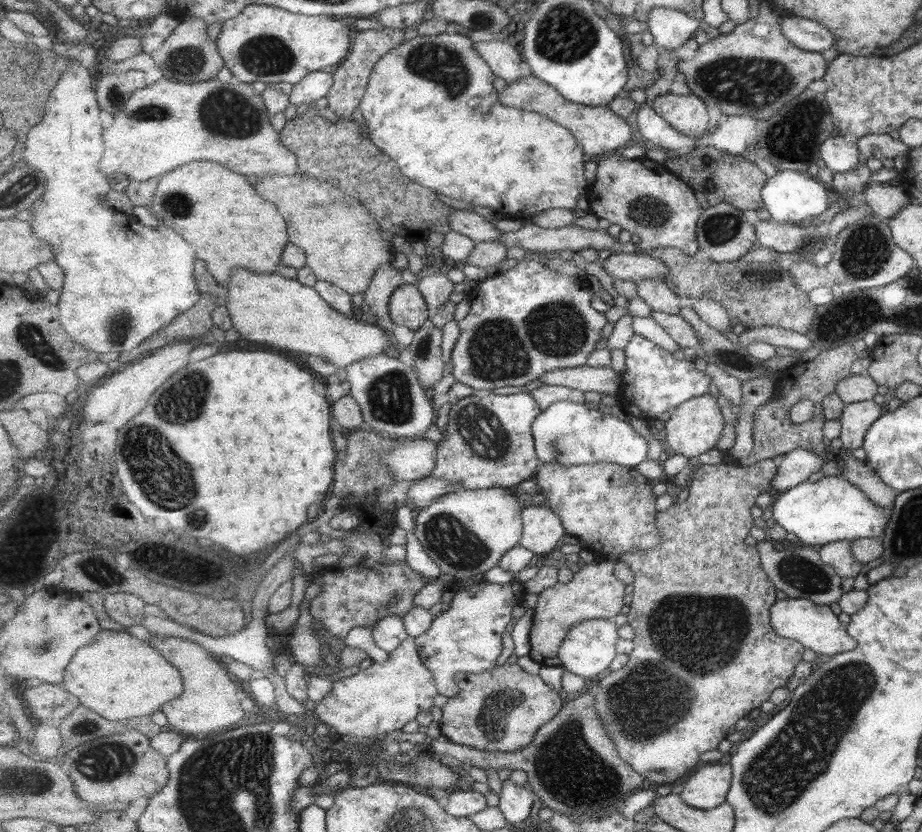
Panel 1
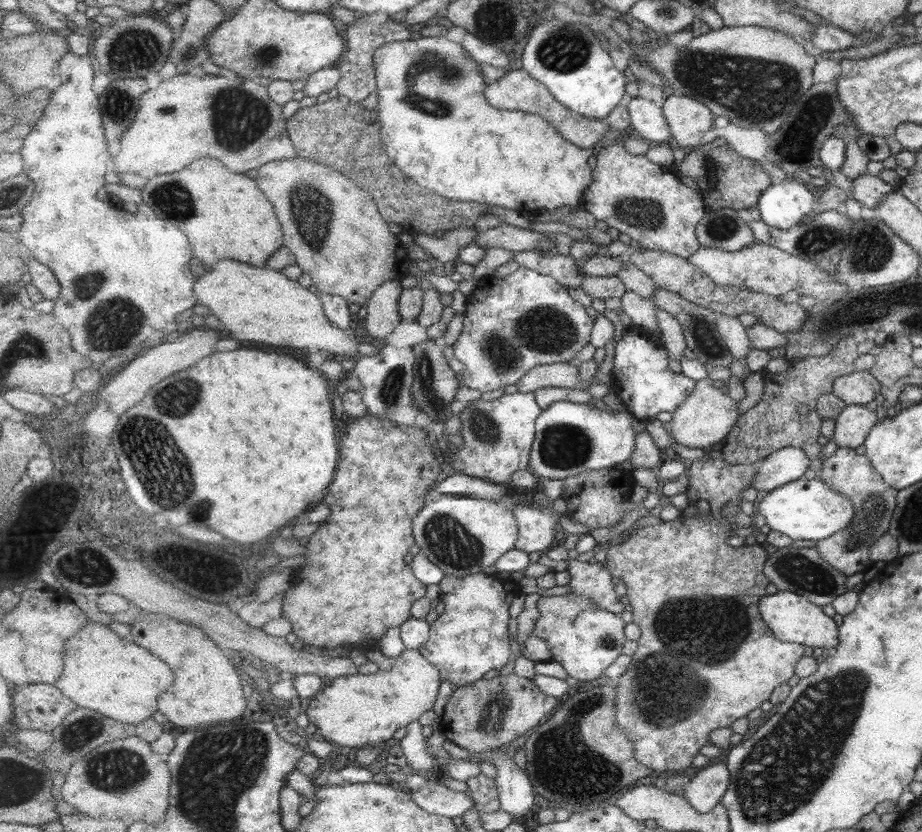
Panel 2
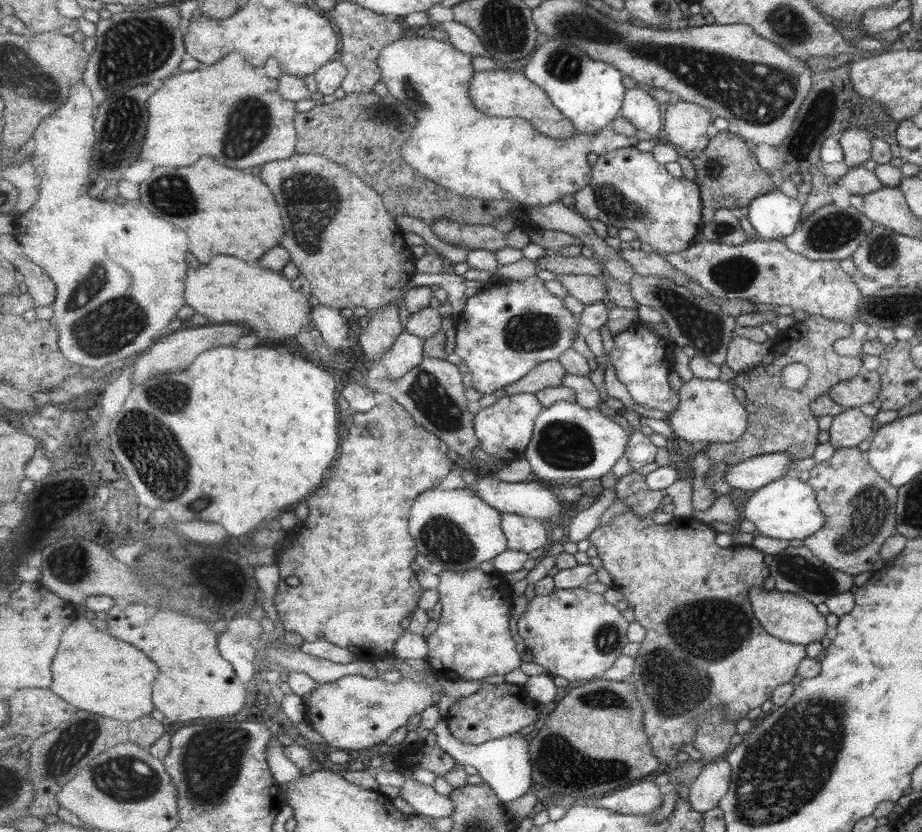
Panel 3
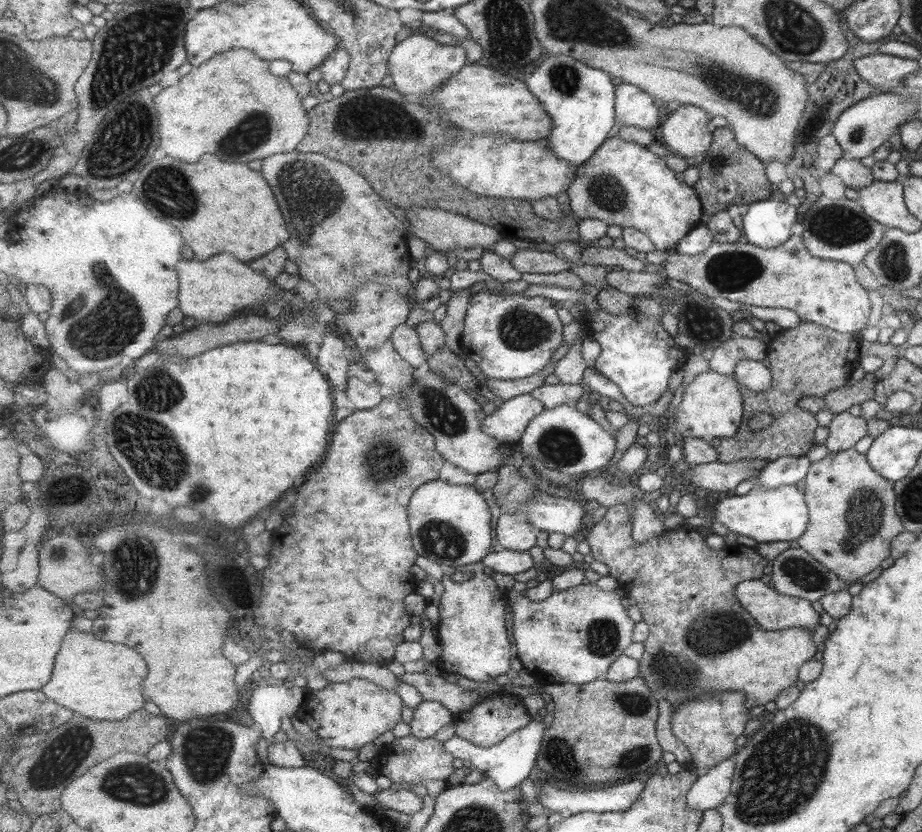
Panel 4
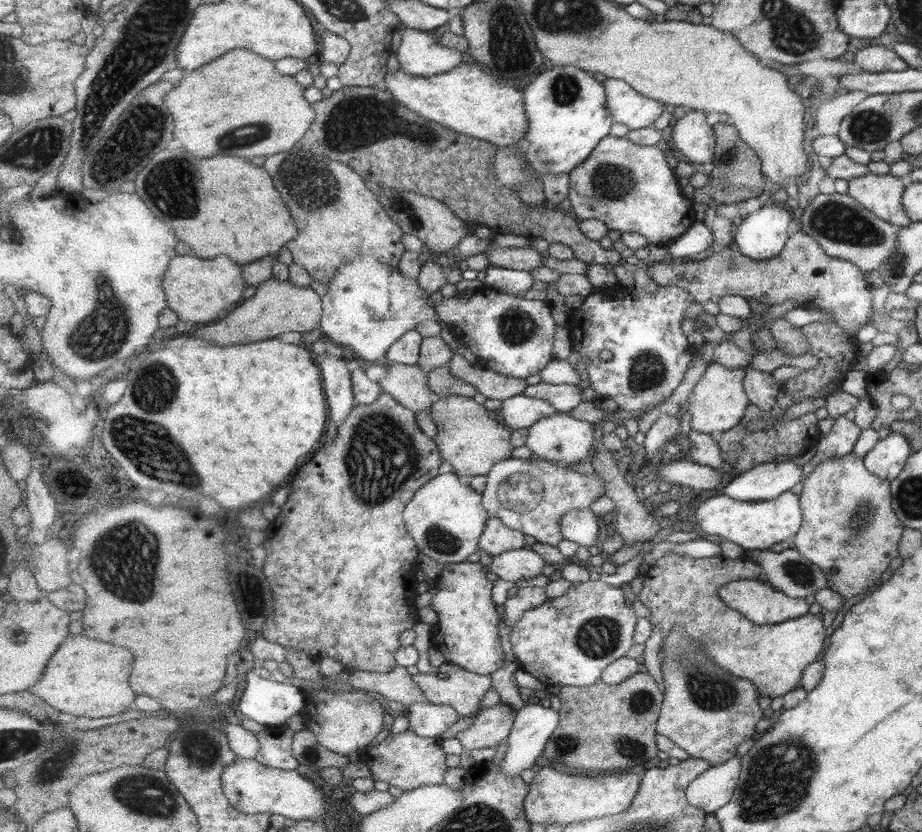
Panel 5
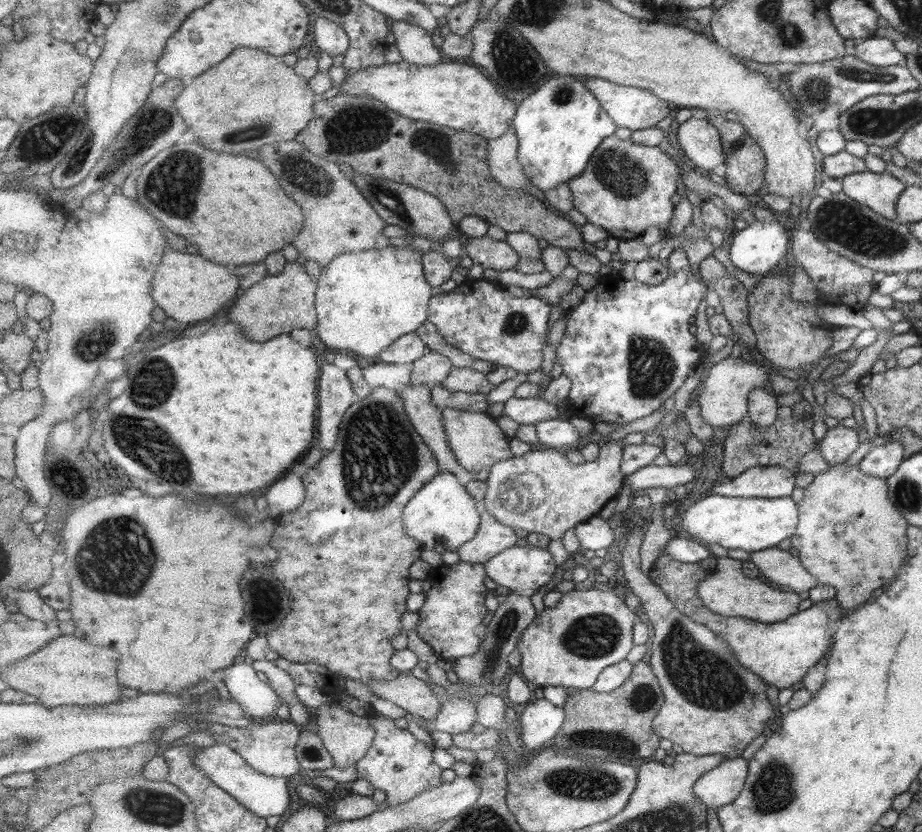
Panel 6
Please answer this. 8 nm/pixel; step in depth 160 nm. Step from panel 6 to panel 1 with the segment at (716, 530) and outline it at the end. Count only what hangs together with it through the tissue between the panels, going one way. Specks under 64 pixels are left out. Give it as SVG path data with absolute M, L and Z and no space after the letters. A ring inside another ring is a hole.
M839 476L800 482L784 490L771 505L773 520L783 530L797 536L802 546L881 536L883 512L879 508L856 486L854 480Z

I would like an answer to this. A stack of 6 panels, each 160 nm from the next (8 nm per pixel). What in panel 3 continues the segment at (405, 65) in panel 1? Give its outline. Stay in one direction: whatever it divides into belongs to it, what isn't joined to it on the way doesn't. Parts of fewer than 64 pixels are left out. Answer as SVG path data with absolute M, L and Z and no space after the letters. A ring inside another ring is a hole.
M408 36L407 38L396 40L387 48L384 48L378 60L383 73L382 82L387 86L389 92L401 100L401 102L404 102L418 118L418 126L416 126L415 130L412 132L411 138L403 145L402 155L413 168L416 168L420 173L423 173L431 180L434 180L435 184L439 184L439 186L447 188L451 190L451 192L455 192L455 194L469 198L513 201L515 204L527 206L547 206L549 204L554 204L555 202L561 202L563 196L569 194L574 196L577 192L581 192L583 188L586 188L587 184L591 183L592 166L589 164L589 160L587 160L589 152L593 152L596 155L603 155L608 152L619 150L620 148L635 146L635 144L639 142L636 137L619 134L615 130L613 124L600 130L597 134L581 134L561 140L556 139L555 137L545 136L542 132L539 132L529 120L525 120L524 118L517 116L513 118L491 117L490 115L481 112L470 97L470 82L476 73L473 69L473 64L471 64L471 57L470 54L461 52L450 42L450 40L439 41L427 36L416 38Z

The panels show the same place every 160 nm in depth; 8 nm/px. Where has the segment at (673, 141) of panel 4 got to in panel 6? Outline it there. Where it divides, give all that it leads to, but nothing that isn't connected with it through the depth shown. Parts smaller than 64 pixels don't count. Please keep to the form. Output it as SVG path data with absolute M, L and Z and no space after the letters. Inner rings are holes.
M691 117L678 127L677 140L688 162L709 174L717 166L726 164L726 149L720 130L708 119Z

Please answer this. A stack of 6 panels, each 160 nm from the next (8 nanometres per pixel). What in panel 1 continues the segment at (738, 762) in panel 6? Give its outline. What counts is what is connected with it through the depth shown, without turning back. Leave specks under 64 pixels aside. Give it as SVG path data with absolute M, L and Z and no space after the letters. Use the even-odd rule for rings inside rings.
M727 761L710 763L685 782L680 795L691 808L714 810L726 803L731 785L731 765Z

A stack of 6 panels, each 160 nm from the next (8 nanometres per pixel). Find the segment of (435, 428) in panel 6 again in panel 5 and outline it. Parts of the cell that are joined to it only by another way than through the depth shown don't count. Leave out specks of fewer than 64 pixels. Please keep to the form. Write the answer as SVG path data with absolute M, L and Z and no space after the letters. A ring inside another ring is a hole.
M386 358L383 363L388 368L388 375L379 382L384 392L394 396L395 400L416 414L425 410L431 414L436 396L419 364L399 364L386 361Z

